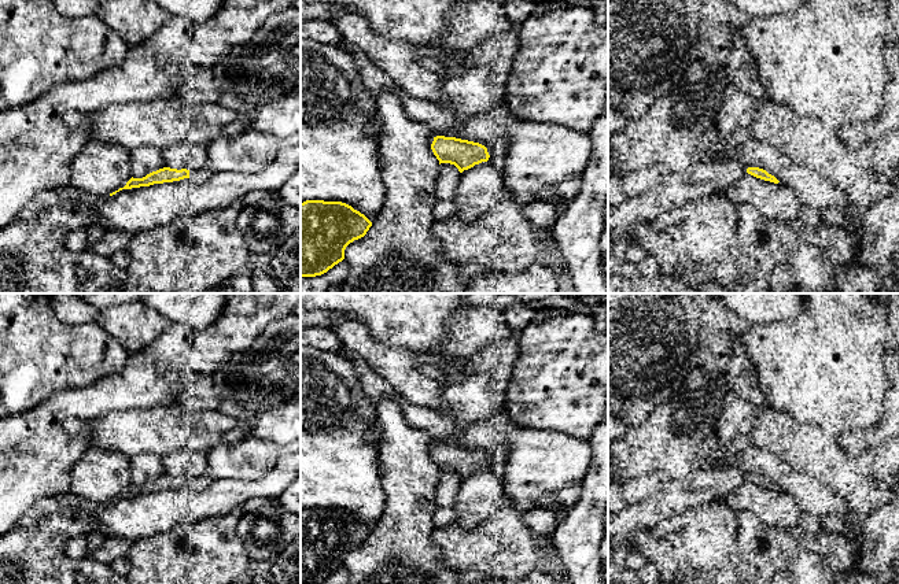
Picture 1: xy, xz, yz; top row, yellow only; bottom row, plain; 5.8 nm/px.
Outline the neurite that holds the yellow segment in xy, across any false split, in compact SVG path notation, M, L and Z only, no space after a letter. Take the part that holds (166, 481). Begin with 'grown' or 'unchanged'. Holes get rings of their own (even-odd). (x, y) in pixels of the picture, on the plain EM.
grown | M246 435L235 444L218 444L211 451L209 451L206 472L202 476L189 478L187 476L177 477L177 476L163 474L163 476L159 476L156 478L147 481L143 485L133 485L132 484L124 495L119 495L118 498L110 500L110 503L115 502L117 499L119 499L122 496L132 496L132 495L140 495L140 494L150 494L154 491L173 489L173 488L180 488L184 485L189 485L195 491L200 491L200 489L205 489L206 487L209 487L213 481L215 481L218 478L257 480L257 478L264 477L272 467L276 466L276 463L280 461L280 458L284 454L288 454L290 451L292 451L292 452L301 451L301 440L298 440L292 444L288 444L288 446L281 446L281 444L277 444L277 443L270 441L268 439L262 439L257 435Z

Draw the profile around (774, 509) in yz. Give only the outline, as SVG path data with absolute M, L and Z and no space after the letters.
M748 480L722 502L737 514L752 515L764 526L786 532L797 528L803 515L788 494L756 485Z

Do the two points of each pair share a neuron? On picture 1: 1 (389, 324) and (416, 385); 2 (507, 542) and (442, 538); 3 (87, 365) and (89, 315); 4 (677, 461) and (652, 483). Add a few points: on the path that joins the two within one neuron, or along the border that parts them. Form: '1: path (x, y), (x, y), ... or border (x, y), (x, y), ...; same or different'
1: border (371, 333), (386, 344), (431, 355); different
2: path (490, 542), (459, 542); same
3: border (58, 317), (67, 324), (95, 321); different
4: border (648, 473), (622, 483); different

